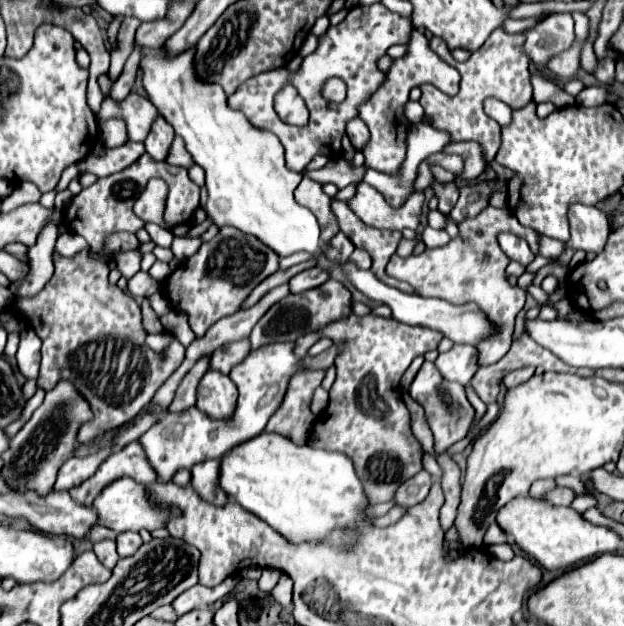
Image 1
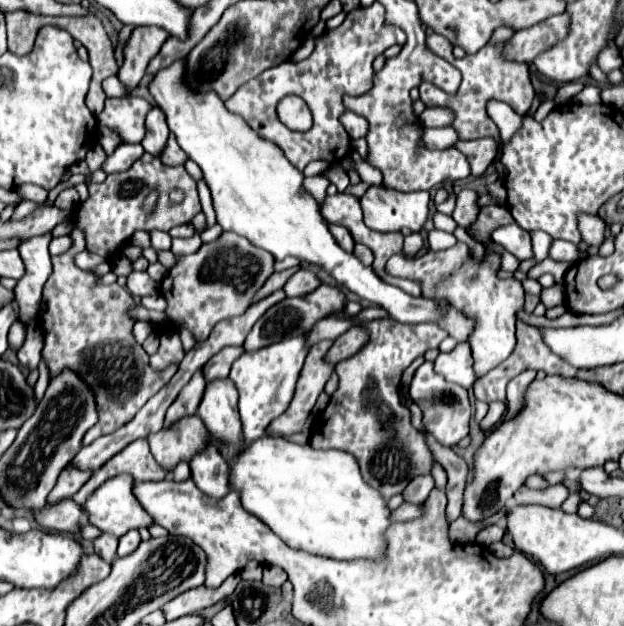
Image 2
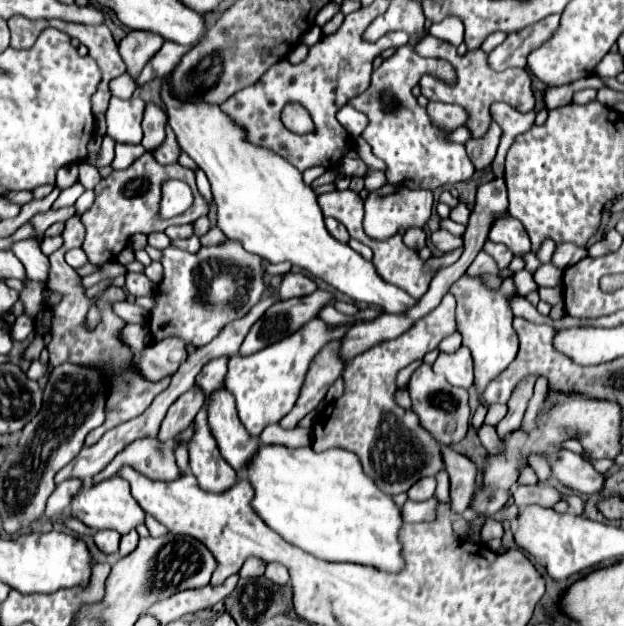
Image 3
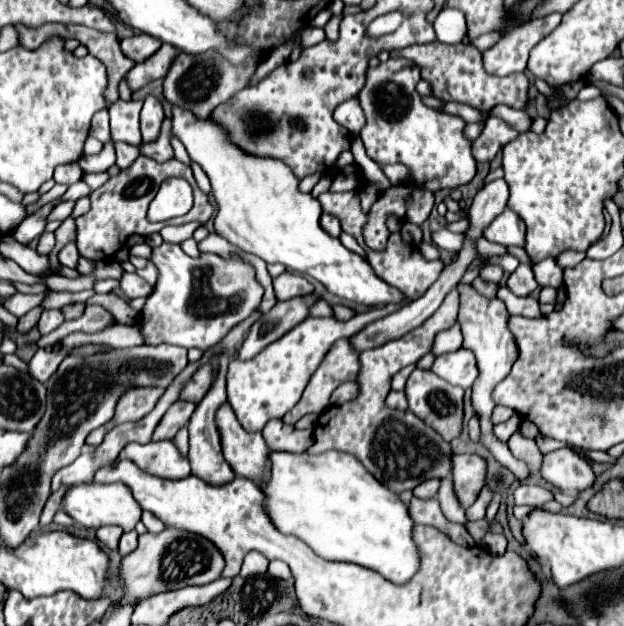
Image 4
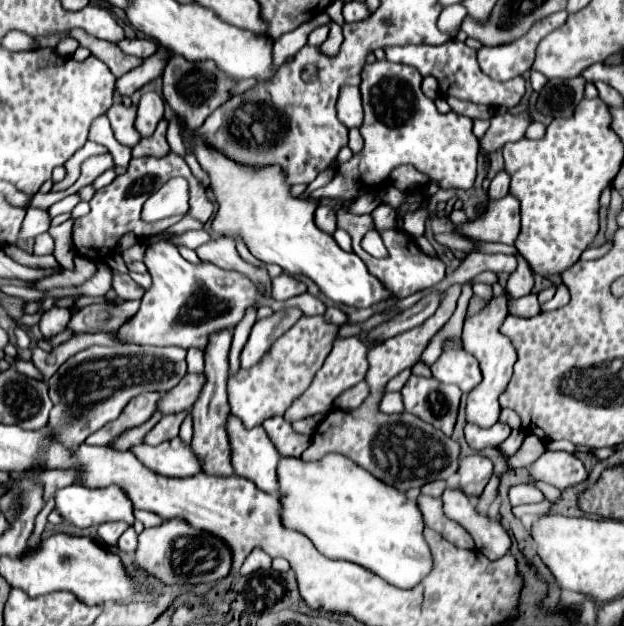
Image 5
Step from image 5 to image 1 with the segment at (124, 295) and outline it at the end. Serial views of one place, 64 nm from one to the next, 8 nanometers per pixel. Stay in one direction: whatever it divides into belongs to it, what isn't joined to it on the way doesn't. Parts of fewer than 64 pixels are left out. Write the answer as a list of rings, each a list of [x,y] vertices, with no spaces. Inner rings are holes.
[[[138,272],[128,280],[128,290],[134,298],[148,298],[156,292],[160,292],[162,284],[158,280],[154,280],[148,272]]]

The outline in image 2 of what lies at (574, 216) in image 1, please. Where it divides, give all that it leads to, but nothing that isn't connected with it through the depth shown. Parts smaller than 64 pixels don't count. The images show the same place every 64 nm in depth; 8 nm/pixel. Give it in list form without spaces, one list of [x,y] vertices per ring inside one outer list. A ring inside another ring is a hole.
[[[580,214],[578,216],[578,230],[582,244],[598,248],[604,242],[604,232],[606,232],[606,222],[598,214]]]

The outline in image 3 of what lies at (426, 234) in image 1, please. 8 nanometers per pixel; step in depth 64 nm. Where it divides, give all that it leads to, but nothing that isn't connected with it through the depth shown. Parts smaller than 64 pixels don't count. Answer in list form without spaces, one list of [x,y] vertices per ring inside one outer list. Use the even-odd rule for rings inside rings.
[[[436,230],[436,232],[432,232],[430,240],[432,240],[434,248],[438,248],[438,250],[442,250],[442,252],[450,252],[450,250],[456,250],[456,248],[462,246],[462,238],[460,238],[460,236],[452,236],[452,234],[446,232],[446,230]]]

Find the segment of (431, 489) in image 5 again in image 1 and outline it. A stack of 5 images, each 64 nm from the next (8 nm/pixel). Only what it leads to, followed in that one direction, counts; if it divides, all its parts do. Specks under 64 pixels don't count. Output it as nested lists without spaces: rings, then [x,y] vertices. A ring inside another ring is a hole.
[[[420,470],[416,476],[412,476],[408,482],[404,482],[404,484],[396,490],[396,496],[394,496],[396,506],[410,508],[410,506],[422,502],[424,496],[426,496],[428,490],[430,490],[430,484],[432,484],[432,476],[430,476],[426,470]]]

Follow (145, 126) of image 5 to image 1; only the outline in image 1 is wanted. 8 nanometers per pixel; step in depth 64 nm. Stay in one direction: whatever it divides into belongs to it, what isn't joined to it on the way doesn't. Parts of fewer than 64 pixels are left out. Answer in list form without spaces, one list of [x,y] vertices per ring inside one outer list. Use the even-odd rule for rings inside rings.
[[[158,116],[156,122],[152,124],[152,130],[146,138],[146,152],[152,156],[152,160],[156,162],[164,162],[170,150],[170,144],[174,140],[174,128],[162,118]]]

